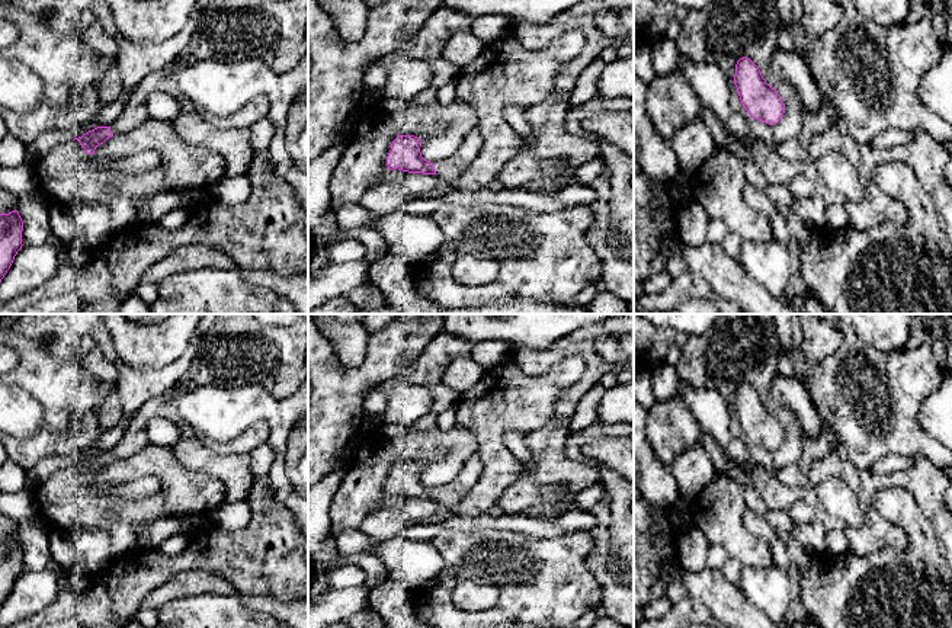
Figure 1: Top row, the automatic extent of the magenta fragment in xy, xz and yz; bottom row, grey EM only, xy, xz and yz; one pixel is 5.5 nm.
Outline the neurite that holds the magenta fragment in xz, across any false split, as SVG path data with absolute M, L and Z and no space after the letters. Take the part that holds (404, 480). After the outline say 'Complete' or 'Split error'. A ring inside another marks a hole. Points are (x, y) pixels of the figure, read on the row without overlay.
M472 455L464 462L459 474L448 484L430 488L421 483L421 465L414 461L398 461L387 483L390 496L398 494L408 499L436 500L439 504L455 509L465 494L477 484L484 471L484 464Z. Split error

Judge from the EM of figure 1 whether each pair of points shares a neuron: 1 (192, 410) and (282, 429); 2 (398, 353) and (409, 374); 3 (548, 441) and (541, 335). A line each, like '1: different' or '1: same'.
1: same
2: different
3: different

